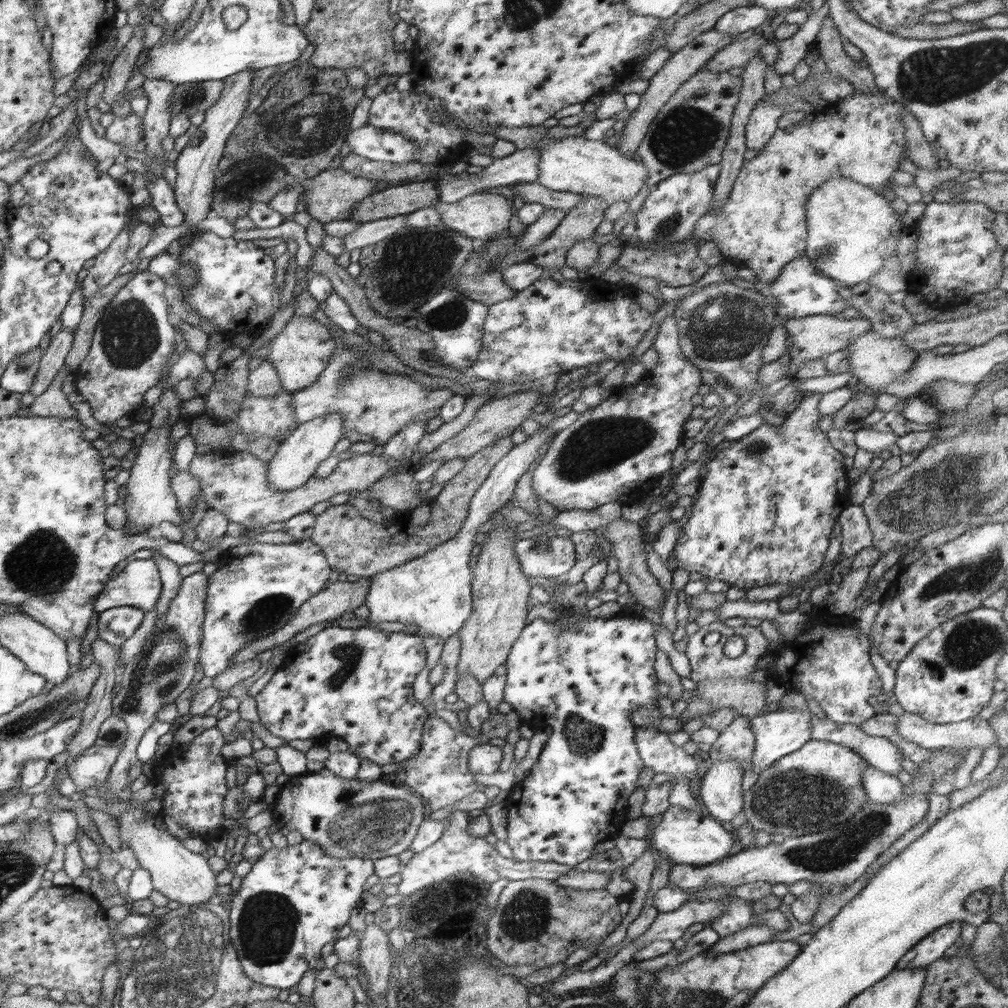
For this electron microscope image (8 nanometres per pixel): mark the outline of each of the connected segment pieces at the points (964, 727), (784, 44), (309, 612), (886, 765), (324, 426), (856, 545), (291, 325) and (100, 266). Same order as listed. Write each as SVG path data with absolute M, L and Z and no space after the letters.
M905 712L897 717L898 732L907 740L919 744L922 748L930 751L946 750L948 748L966 748L972 751L975 748L986 750L993 744L997 744L995 730L990 726L989 720L974 716L959 723L938 724L928 722L925 718Z
M825 2L822 7L809 15L808 20L800 25L799 31L794 36L776 41L779 50L778 59L773 64L776 74L784 76L784 74L793 72L796 64L806 56L809 48L815 44L822 23L829 16L829 10L829 4Z
M360 578L357 581L335 581L334 583L327 583L318 595L312 596L296 611L296 614L288 623L284 623L283 628L277 629L277 631L272 634L266 634L262 638L257 638L244 648L241 648L241 650L237 650L237 654L231 659L231 664L240 664L241 662L252 660L256 658L257 654L269 648L274 649L276 646L282 645L298 634L298 632L304 631L316 623L320 624L320 622L326 622L326 620L335 620L349 610L354 610L356 607L364 605L370 584L370 578Z
M814 716L811 738L828 740L856 751L868 765L886 771L892 776L903 769L901 752L889 740L868 736L860 727L852 724L836 724L830 719L822 721Z
M337 412L314 418L305 423L300 423L296 430L285 439L278 452L267 464L267 481L273 490L286 492L306 484L316 469L327 460L334 452L334 448L342 440L343 418Z
M848 505L848 508L843 508L837 521L840 524L841 554L848 560L872 544L872 531L862 505Z
M295 315L288 321L282 333L272 340L266 360L270 361L274 370L278 372L283 391L292 394L312 387L318 381L320 374L333 358L336 347L331 332L324 325L312 317Z
M126 224L126 228L116 235L112 244L94 258L94 265L88 269L88 274L81 283L84 300L88 300L97 290L110 284L119 275L120 268L127 263L126 253L131 237L128 226L129 224Z

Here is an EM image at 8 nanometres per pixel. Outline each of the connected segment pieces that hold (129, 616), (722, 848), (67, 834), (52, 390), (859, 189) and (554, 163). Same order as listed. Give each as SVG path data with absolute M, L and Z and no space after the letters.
M134 606L116 607L101 612L98 617L98 637L122 647L144 623L145 612Z
M670 806L650 834L650 847L664 853L672 864L704 867L726 859L737 850L736 836L725 830L712 816L678 806Z
M47 794L32 796L31 806L42 809L44 815L50 820L50 833L56 838L56 843L62 848L70 846L76 841L79 833L77 816L72 811L58 809L48 803Z
M60 369L54 382L42 395L36 397L32 406L28 408L32 416L55 416L56 418L78 418L77 410L62 392L64 377L69 373Z
M835 176L825 180L808 197L805 206L807 218L808 238L805 256L811 260L815 271L835 280L838 284L856 286L870 280L883 269L887 258L896 253L896 243L900 236L908 229L901 222L901 215L895 214L891 202L884 195L874 192L869 186L858 184L851 178Z
M568 137L560 140L552 140L551 138L543 138L540 145L532 146L541 152L539 160L539 168L537 171L538 182L553 191L571 192L584 196L599 196L608 204L620 202L620 200L633 199L642 188L647 184L649 177L648 169L644 163L624 156L616 147L608 146L604 139L592 141L586 137Z

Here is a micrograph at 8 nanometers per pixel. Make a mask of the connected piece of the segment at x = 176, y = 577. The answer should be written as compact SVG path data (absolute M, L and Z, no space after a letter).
M154 550L149 557L154 559L156 564L159 565L159 573L163 581L161 596L155 606L158 619L167 612L170 602L172 602L174 596L178 595L183 578L179 573L179 566L169 558L166 558L161 552L155 552Z

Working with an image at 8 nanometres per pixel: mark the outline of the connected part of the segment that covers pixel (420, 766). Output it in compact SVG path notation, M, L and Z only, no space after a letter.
M428 717L422 729L420 750L414 756L397 762L398 771L403 774L404 786L412 789L425 804L429 804L432 812L456 804L478 791L478 784L474 780L475 774L469 769L468 755L475 746L486 744L489 739L487 734L470 736L464 730L452 729L444 719Z

